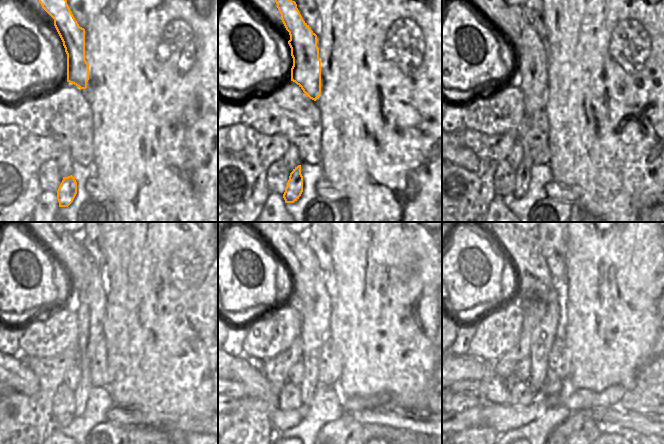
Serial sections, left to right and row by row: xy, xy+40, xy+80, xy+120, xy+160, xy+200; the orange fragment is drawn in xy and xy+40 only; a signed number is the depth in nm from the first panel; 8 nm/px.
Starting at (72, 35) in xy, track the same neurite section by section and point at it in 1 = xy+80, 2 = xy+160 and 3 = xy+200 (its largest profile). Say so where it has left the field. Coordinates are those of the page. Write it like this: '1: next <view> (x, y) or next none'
1: next xy+80 (531, 75)
2: next xy+160 (315, 312)
3: next xy+200 (544, 334)

